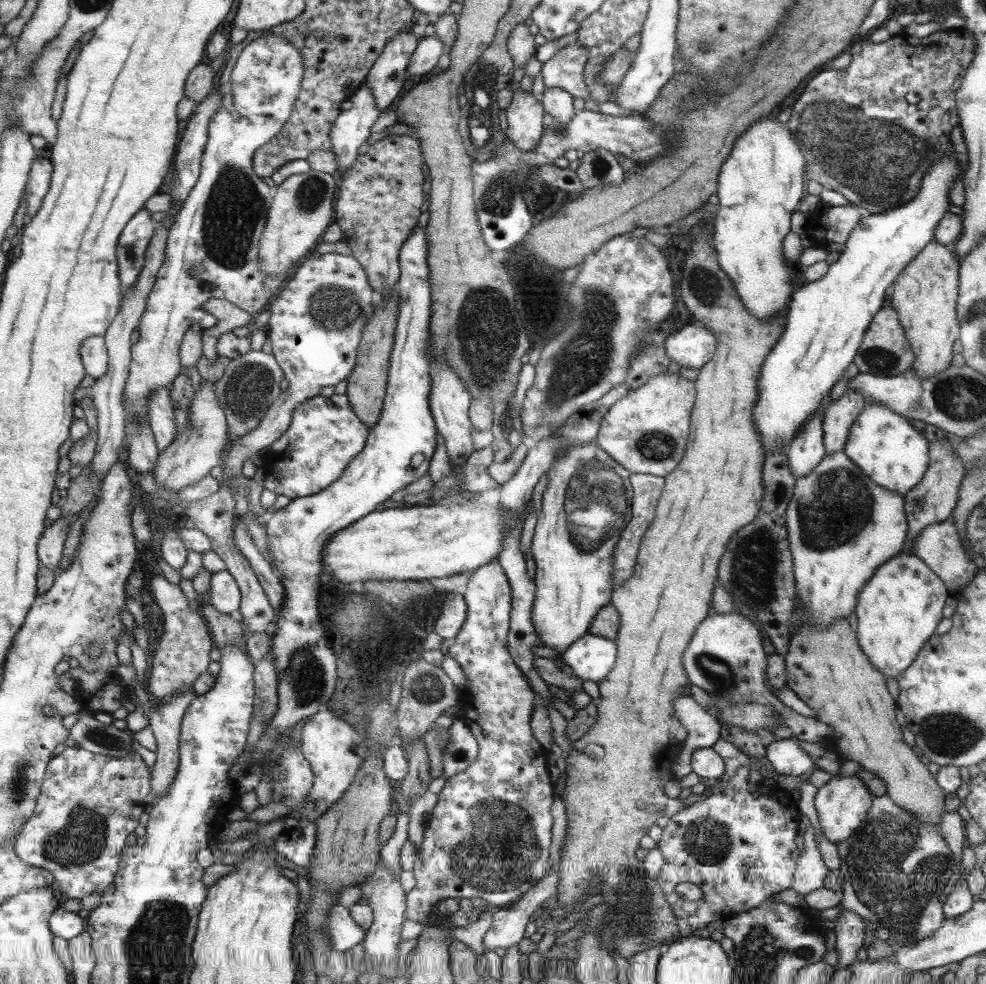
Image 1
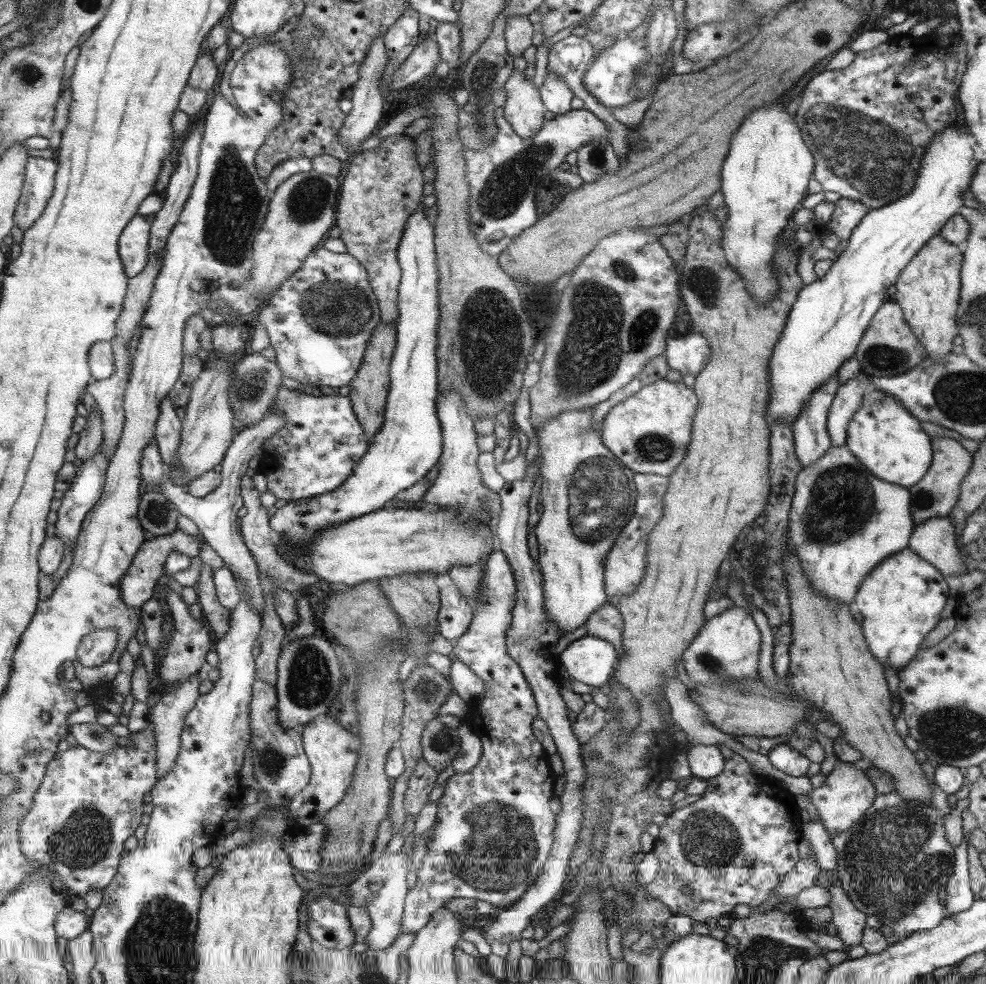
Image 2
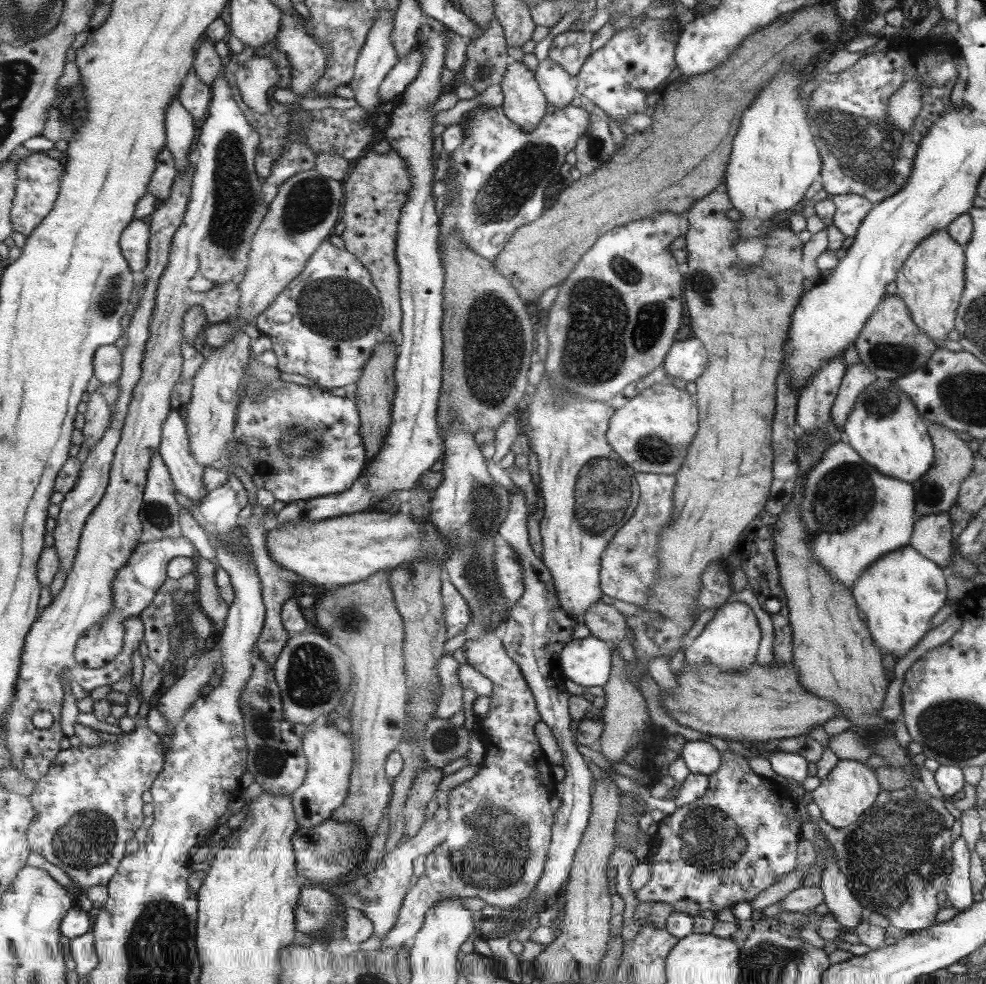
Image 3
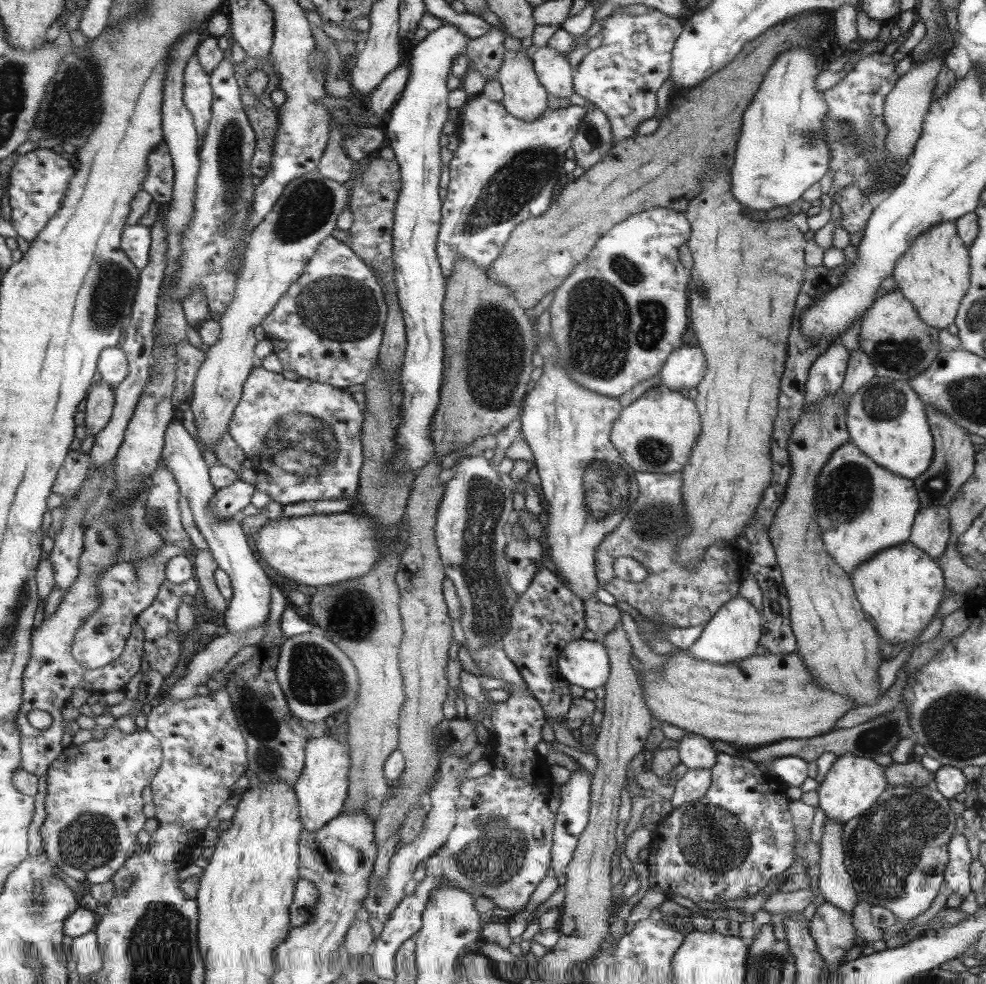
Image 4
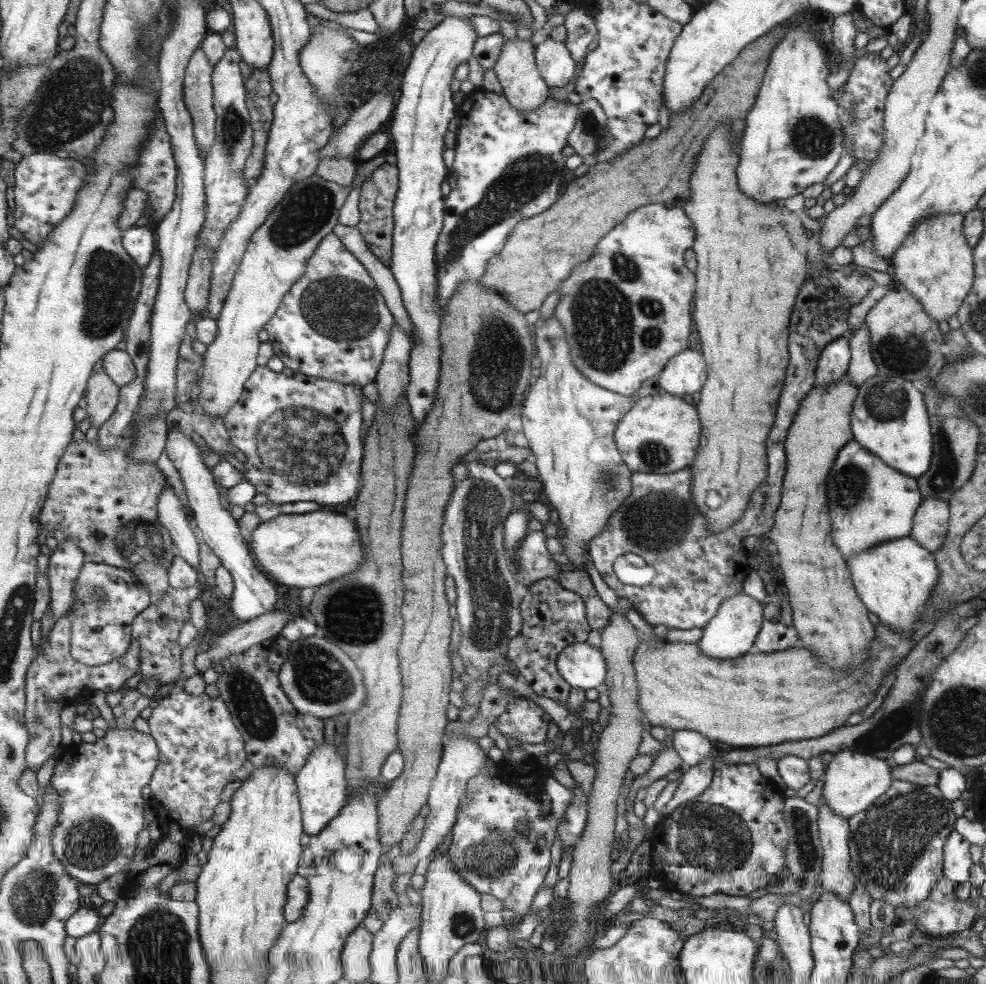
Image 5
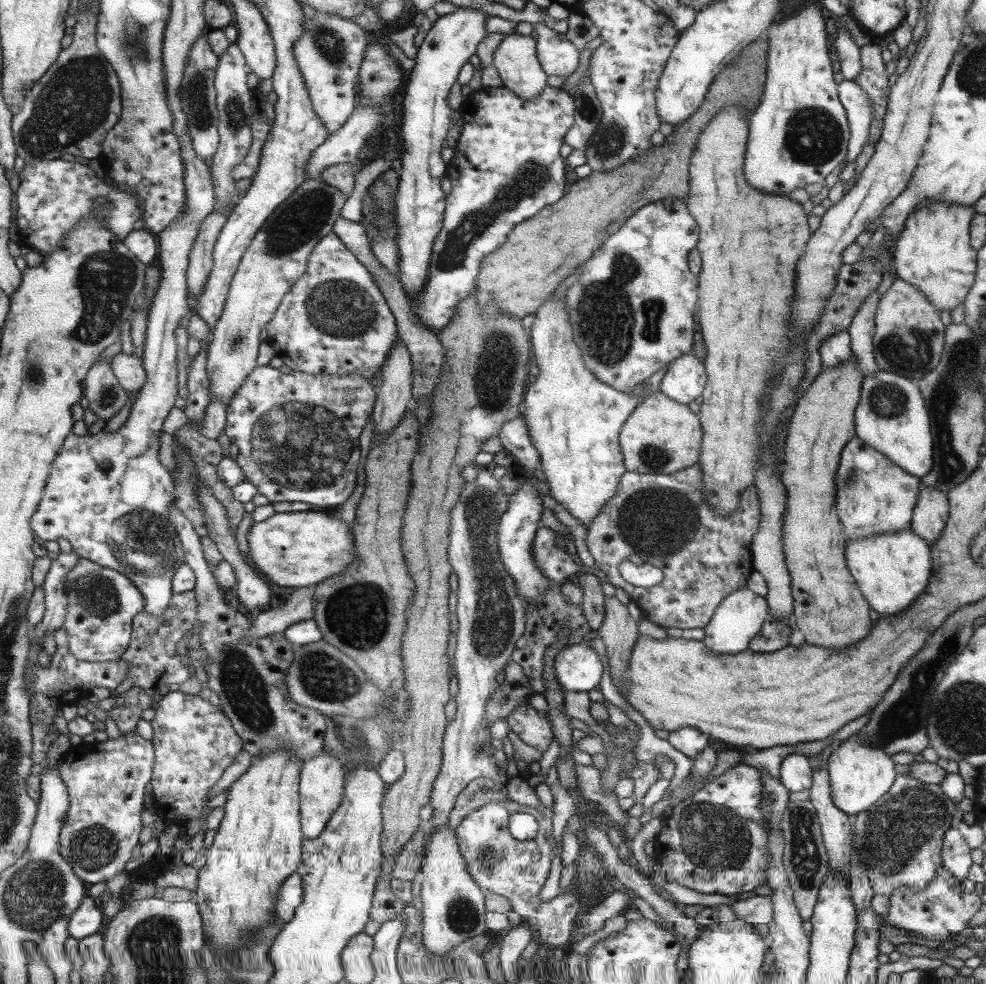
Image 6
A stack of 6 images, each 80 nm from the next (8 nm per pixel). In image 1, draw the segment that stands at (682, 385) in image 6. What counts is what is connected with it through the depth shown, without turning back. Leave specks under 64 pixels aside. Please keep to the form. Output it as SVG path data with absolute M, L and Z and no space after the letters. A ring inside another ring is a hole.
M692 323L666 335L666 355L681 367L701 369L716 352L716 336L701 325Z

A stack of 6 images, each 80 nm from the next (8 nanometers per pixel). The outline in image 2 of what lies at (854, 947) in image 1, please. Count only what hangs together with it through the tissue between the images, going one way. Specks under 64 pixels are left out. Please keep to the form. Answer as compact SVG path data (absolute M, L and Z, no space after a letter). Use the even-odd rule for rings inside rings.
M838 879L833 886L827 889L831 895L828 907L832 912L830 926L832 933L836 934L845 948L859 946L861 935L865 927L865 917L859 912L845 894L845 891L838 884Z

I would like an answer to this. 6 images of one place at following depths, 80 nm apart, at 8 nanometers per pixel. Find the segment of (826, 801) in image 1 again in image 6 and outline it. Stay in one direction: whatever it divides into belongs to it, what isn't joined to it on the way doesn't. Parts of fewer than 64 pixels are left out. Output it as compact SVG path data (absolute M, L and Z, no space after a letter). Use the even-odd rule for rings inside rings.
M853 734L832 748L826 761L832 803L848 816L866 811L892 786L892 782L897 776L893 771L893 765L891 756L864 744L858 736Z

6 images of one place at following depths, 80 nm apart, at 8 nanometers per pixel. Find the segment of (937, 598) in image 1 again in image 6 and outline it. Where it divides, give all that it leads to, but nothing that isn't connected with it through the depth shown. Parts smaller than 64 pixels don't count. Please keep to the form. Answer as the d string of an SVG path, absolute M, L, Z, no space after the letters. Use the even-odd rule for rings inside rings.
M910 528L899 532L877 532L865 538L856 538L847 542L844 548L844 560L847 562L848 572L856 581L857 589L863 594L869 608L881 616L896 616L907 611L921 594L925 594L929 580L932 579L931 546Z

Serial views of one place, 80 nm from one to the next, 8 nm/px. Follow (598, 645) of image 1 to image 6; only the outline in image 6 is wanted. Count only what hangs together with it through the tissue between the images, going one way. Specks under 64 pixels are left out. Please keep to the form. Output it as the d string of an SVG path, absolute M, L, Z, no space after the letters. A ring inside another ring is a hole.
M585 643L565 645L557 651L553 664L556 682L565 691L589 692L593 690L603 672L599 656Z

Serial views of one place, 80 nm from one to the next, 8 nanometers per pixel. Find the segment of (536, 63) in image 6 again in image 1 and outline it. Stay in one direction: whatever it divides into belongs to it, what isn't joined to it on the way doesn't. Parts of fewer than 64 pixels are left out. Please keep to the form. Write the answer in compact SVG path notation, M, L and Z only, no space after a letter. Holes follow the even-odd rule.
M510 84L511 103L505 109L507 130L504 135L517 146L519 150L529 151L537 147L541 139L542 104L533 95L520 90L519 84Z

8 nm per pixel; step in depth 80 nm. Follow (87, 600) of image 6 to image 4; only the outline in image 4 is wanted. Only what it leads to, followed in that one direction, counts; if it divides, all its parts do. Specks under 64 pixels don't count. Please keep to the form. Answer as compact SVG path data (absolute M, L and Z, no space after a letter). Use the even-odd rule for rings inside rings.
M165 543L153 557L137 562L119 562L109 569L103 569L103 575L97 581L97 594L101 607L77 631L73 644L73 654L81 666L91 670L103 668L126 651L126 645L133 634L138 616L155 603L161 586L167 581L169 561L183 554L184 550L180 546Z

